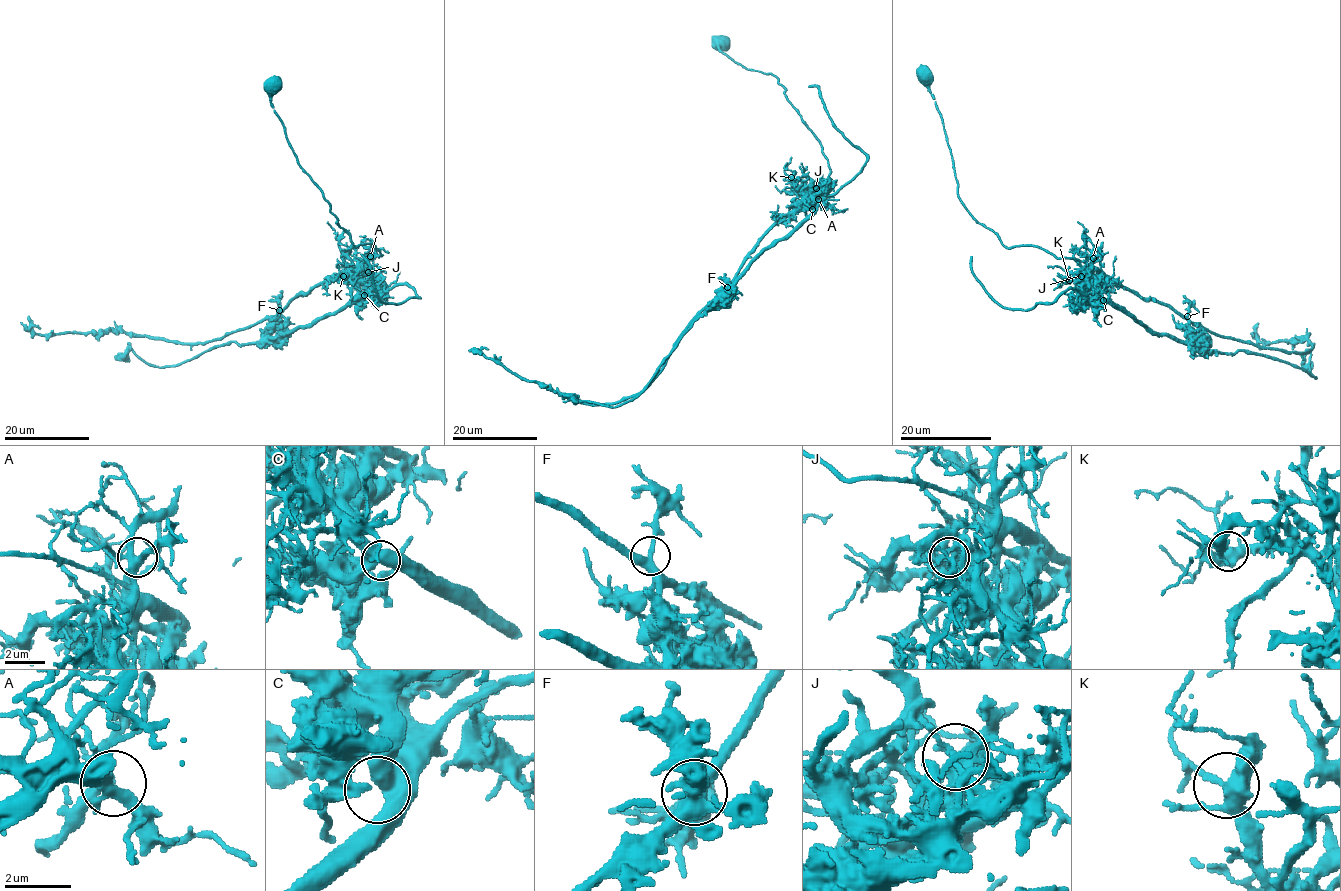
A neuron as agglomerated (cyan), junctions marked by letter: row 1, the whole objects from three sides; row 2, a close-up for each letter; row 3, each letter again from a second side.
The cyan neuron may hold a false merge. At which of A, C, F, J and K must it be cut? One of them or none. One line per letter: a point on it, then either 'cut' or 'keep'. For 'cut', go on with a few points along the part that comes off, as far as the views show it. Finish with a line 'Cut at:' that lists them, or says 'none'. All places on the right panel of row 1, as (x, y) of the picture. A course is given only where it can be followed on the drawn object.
A: place (1093, 258); keep
C: place (1103, 300); keep
F: place (1187, 316); keep
J: place (1081, 276); cut; course (1081, 275), (1104, 274), (1223, 337), (1300, 352), (1312, 347), (1300, 339), (1263, 344), (1258, 323)
K: place (1069, 280); keep
Cut at: J

